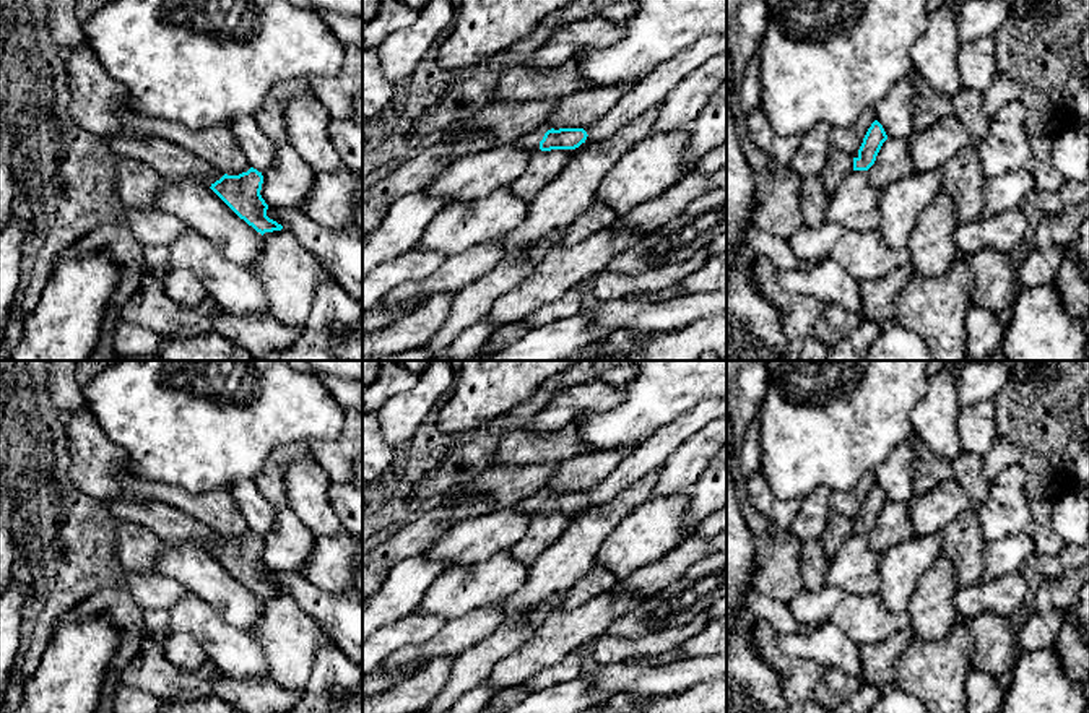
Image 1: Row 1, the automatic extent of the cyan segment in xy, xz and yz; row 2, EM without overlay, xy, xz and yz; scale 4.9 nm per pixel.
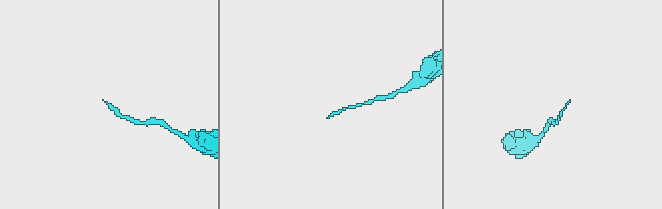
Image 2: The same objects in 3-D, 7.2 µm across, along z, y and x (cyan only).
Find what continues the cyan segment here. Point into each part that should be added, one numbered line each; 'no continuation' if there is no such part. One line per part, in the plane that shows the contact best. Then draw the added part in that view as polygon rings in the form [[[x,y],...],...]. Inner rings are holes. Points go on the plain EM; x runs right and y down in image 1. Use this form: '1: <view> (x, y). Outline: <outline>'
1: xz (532, 504). Outline: [[[546,487],[535,492],[531,497],[522,500],[517,508],[525,513],[538,515],[540,505],[543,503],[544,497],[551,494]]]

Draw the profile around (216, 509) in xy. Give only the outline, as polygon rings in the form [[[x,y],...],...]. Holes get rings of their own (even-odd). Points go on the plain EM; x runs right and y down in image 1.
[[[119,474],[122,487],[145,500],[161,500],[211,526],[219,536],[239,539],[252,529],[247,526],[232,497],[224,490],[190,494],[166,482],[143,479],[137,474]]]

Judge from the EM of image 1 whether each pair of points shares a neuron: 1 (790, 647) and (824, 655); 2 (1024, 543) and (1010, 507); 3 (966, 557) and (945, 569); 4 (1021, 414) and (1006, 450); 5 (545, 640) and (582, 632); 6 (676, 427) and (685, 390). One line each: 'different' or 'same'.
1: same
2: different
3: different
4: different
5: same
6: different

